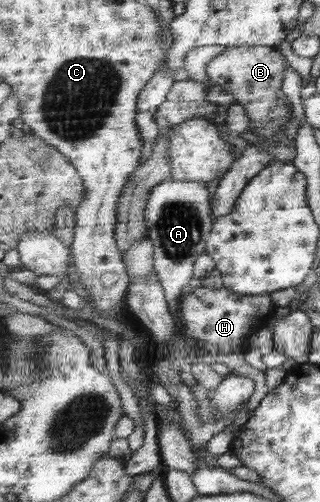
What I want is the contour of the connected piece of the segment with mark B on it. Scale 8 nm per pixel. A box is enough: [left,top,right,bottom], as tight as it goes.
[208,47,297,162]

